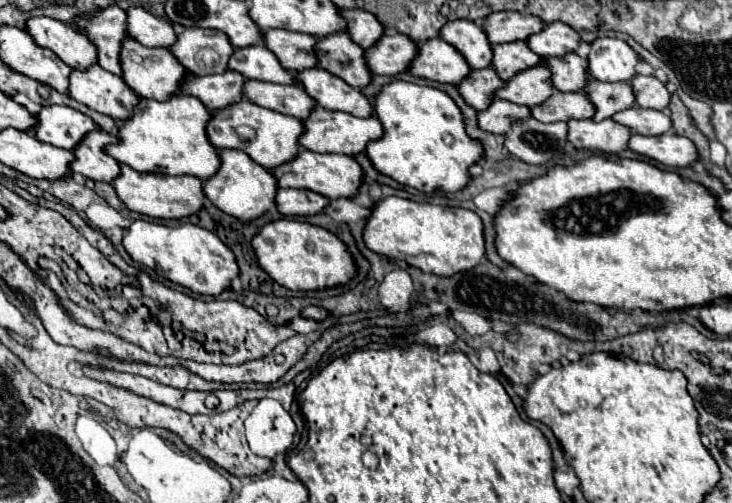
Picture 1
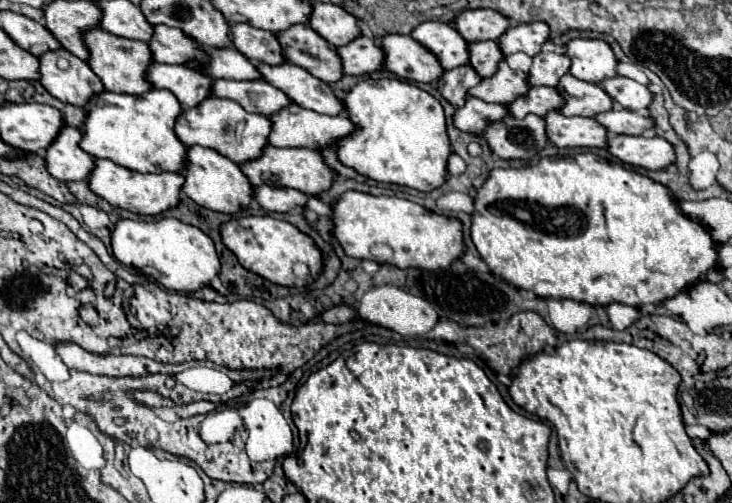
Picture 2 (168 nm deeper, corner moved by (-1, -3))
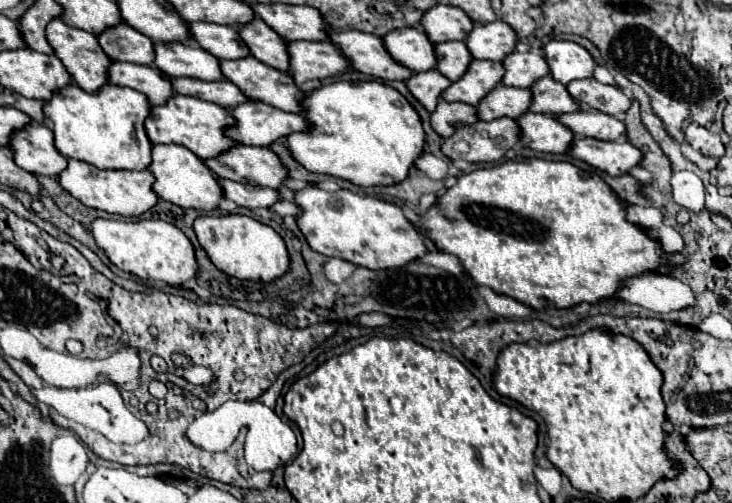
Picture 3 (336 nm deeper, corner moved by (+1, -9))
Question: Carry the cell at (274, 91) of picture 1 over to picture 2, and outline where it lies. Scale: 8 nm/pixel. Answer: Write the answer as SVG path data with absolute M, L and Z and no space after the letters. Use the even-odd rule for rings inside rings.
M216 80L214 82L214 96L218 98L230 98L238 102L244 110L256 112L256 114L276 114L278 110L290 106L290 98L282 94L282 90L270 86L268 82L262 80L248 80L248 82L238 82L238 80Z

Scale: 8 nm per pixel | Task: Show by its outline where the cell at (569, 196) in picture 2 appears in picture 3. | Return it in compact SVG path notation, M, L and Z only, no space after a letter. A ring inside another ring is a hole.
M528 158L528 160L506 160L498 166L492 168L480 168L468 174L458 176L458 182L448 188L442 196L438 196L436 204L432 204L424 214L420 214L420 224L416 226L424 238L432 240L434 246L440 252L446 254L454 254L460 264L464 266L464 270L472 276L472 280L476 280L476 284L480 286L488 286L498 294L506 294L534 310L540 310L546 302L558 306L558 308L570 308L576 306L580 302L598 302L602 298L612 296L618 288L620 288L620 280L642 274L642 272L650 272L650 270L658 270L660 266L666 264L664 250L662 246L648 238L646 232L642 232L642 228L630 224L628 220L624 220L624 204L618 200L618 196L608 188L608 184L598 176L598 174L588 174L576 166L572 166L570 162L550 162L550 160L540 160L540 158Z

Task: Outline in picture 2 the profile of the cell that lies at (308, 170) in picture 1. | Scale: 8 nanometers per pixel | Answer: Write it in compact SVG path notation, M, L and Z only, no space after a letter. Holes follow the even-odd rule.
M268 146L264 150L262 158L242 164L242 170L254 186L264 186L264 184L266 186L286 186L286 188L300 190L308 196L328 192L330 186L334 184L334 176L336 176L336 172L324 162L322 154L312 148L274 148L274 146Z

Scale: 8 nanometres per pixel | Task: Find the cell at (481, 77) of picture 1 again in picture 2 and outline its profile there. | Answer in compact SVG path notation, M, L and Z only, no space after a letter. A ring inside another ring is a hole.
M458 66L454 70L446 70L436 86L438 86L440 94L458 108L458 106L462 106L462 102L466 102L468 90L472 86L476 86L478 82L482 82L482 78L478 74L474 74L474 70L470 70L470 66Z

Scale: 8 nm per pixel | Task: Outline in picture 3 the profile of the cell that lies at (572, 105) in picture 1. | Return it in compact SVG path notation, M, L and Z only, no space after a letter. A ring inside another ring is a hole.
M498 84L480 100L476 108L478 120L492 120L492 118L520 118L524 112L528 112L532 94L524 88L510 88L504 84Z

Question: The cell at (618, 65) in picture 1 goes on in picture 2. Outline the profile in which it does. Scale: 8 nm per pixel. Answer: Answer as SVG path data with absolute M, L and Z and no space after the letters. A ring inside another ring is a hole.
M576 38L576 40L570 40L566 48L572 60L572 66L570 66L572 76L594 84L600 84L606 78L618 76L616 72L618 60L612 48L604 40Z

